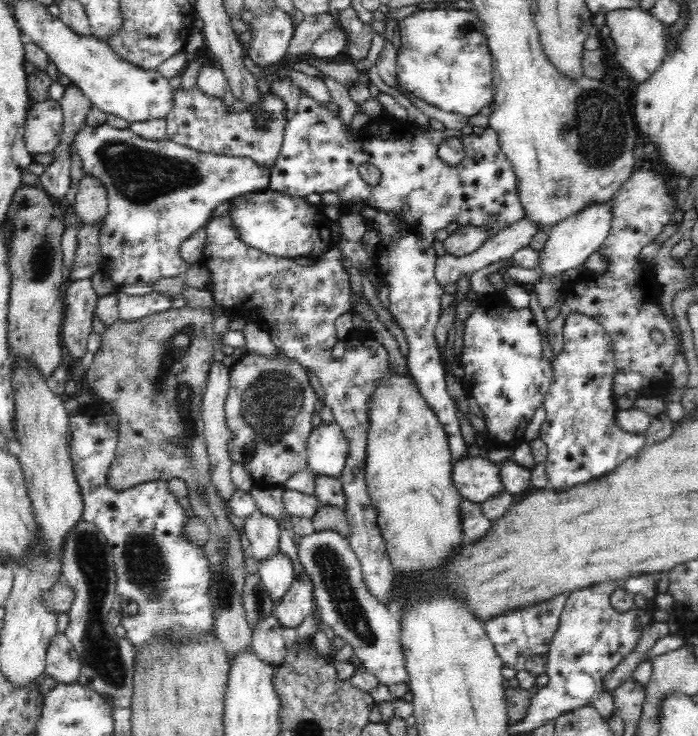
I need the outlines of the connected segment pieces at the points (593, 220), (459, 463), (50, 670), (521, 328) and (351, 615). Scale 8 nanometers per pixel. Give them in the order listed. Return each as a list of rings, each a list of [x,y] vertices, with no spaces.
[[[613,198],[603,203],[590,204],[583,208],[583,211],[565,218],[560,224],[548,231],[548,240],[540,253],[540,267],[538,271],[545,272],[550,277],[560,277],[560,272],[570,271],[583,267],[587,258],[598,252],[602,244],[608,240],[610,230],[612,230],[612,210]]]
[[[482,454],[454,460],[451,475],[456,491],[474,503],[482,504],[504,492],[498,465]]]
[[[65,633],[52,636],[45,658],[45,674],[59,683],[76,683],[80,661],[73,644]]]
[[[499,293],[480,297],[476,308],[463,322],[461,354],[458,356],[458,364],[464,368],[464,383],[470,384],[472,396],[478,402],[481,411],[484,412],[487,434],[484,436],[494,446],[515,448],[520,443],[526,442],[524,431],[532,420],[536,408],[538,408],[548,394],[550,383],[553,379],[551,363],[542,356],[542,335],[534,321],[534,315],[529,307],[517,309]]]
[[[315,530],[300,537],[296,555],[302,572],[312,581],[313,596],[321,620],[352,647],[353,661],[359,664],[359,670],[374,675],[378,684],[388,689],[396,684],[407,685],[408,691],[401,700],[413,703],[414,696],[409,689],[409,674],[400,642],[400,623],[385,604],[370,594],[363,579],[360,561],[347,537],[335,530]]]

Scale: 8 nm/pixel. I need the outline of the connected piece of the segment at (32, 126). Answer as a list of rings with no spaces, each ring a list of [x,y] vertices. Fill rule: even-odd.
[[[51,99],[31,103],[25,120],[24,140],[31,155],[54,150],[63,131],[63,110],[59,101]]]

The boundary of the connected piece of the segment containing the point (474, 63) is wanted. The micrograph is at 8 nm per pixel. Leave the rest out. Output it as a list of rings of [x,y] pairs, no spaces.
[[[455,8],[415,11],[411,16],[397,22],[400,47],[397,50],[397,84],[412,97],[422,98],[444,112],[456,112],[462,116],[474,116],[492,102],[491,52],[487,37],[474,10]]]

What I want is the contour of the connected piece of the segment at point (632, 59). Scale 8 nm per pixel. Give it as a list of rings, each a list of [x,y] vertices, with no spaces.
[[[640,8],[617,9],[608,13],[606,25],[616,45],[616,60],[628,72],[632,80],[643,83],[656,72],[667,54],[665,24],[660,23],[650,12]]]

